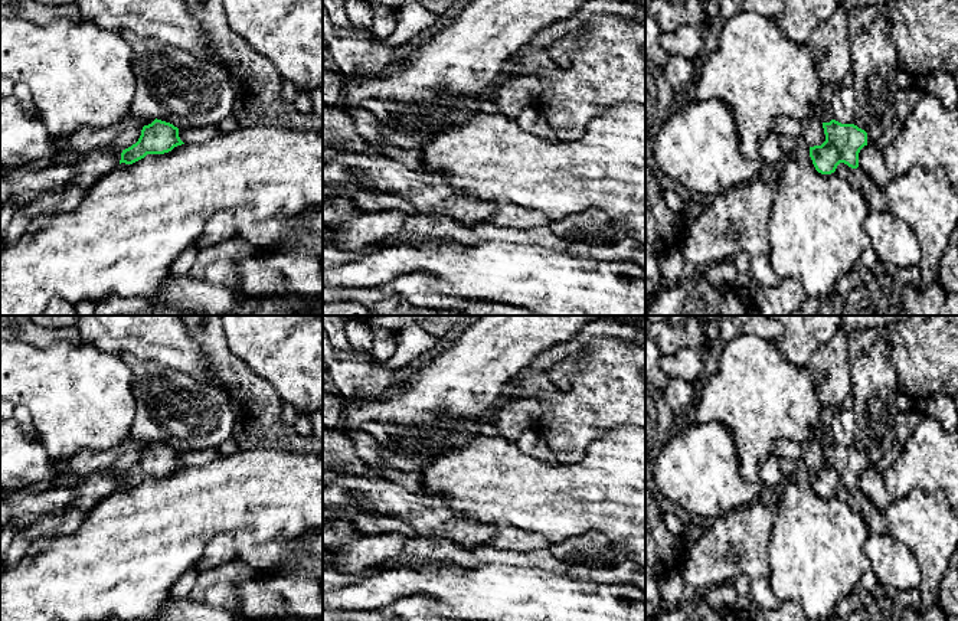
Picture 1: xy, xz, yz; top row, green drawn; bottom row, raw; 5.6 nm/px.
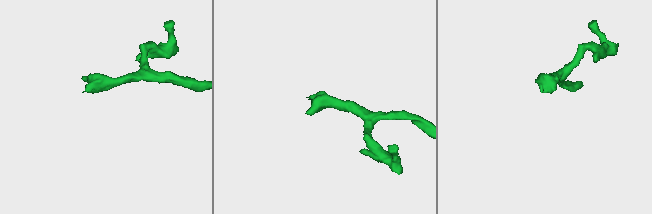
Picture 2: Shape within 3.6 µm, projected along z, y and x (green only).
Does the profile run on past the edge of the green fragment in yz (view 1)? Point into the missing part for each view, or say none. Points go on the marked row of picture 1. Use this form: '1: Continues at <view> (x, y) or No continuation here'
1: No continuation here

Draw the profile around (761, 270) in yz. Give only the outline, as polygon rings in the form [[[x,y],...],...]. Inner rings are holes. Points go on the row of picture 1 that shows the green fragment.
[[[768,255],[752,256],[749,269],[751,269],[753,280],[758,282],[761,288],[772,287],[779,282],[778,275],[771,267],[771,261]]]

